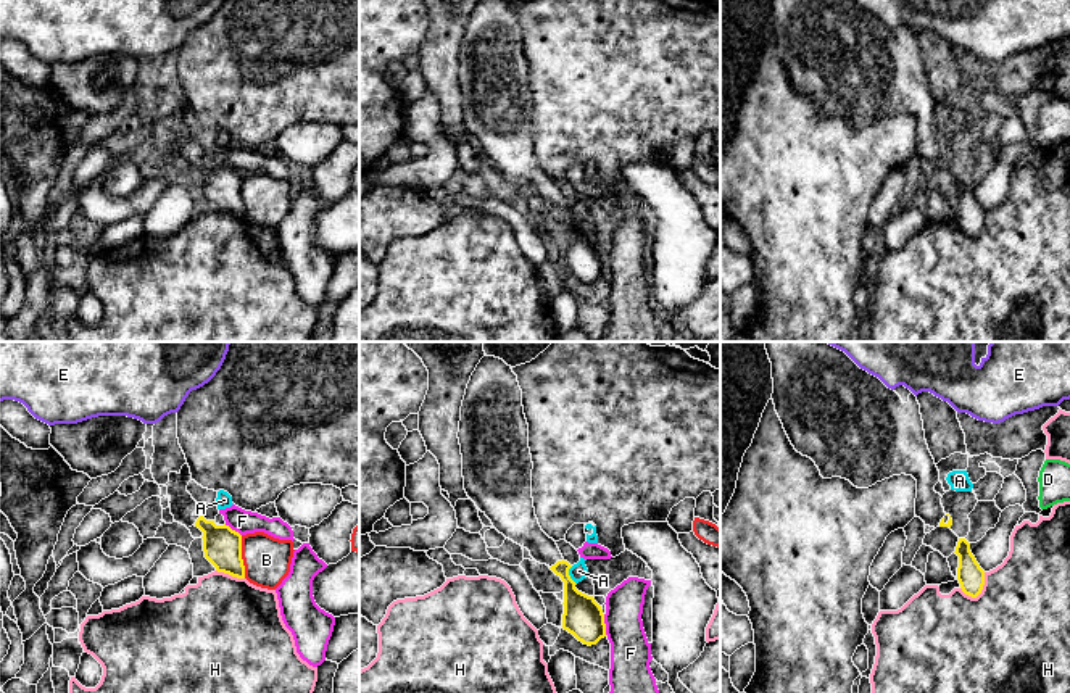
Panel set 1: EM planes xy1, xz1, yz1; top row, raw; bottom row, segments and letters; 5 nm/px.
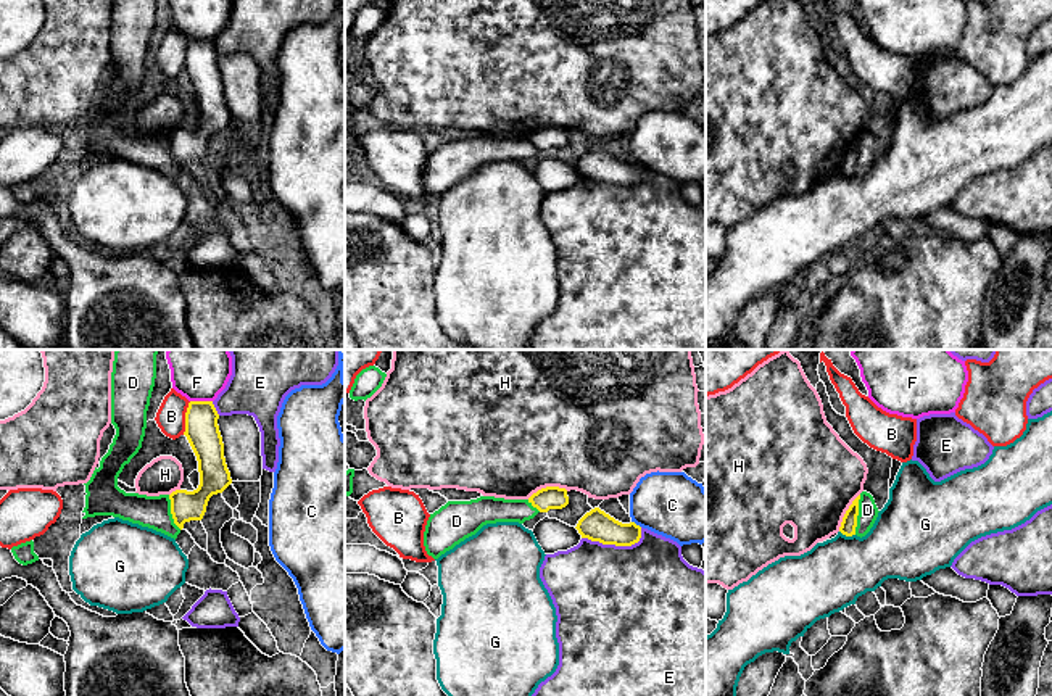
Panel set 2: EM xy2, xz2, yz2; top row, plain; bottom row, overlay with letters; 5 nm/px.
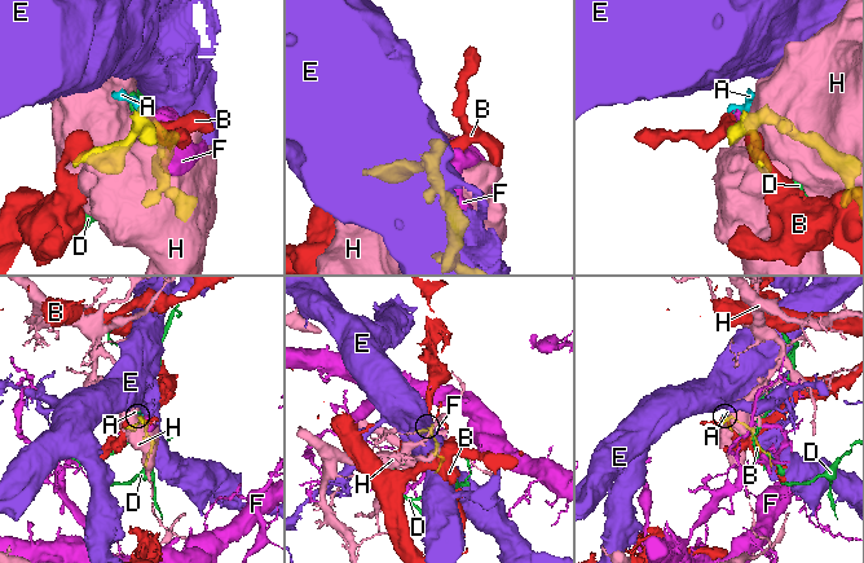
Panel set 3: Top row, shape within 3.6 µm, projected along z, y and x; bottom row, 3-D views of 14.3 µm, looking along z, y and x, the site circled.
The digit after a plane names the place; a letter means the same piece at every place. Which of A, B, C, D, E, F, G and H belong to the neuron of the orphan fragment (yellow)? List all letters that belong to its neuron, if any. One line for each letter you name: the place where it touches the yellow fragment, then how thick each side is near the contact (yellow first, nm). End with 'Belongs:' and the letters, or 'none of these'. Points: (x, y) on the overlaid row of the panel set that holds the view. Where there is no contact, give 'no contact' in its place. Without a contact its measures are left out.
Belongs: none of these

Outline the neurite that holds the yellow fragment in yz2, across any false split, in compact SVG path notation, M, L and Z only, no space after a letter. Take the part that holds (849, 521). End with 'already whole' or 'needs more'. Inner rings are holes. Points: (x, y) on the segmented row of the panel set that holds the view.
M860 495L852 501L849 509L846 511L839 532L846 536L855 535L855 527L857 527L857 516L859 516L859 499Z; already whole

